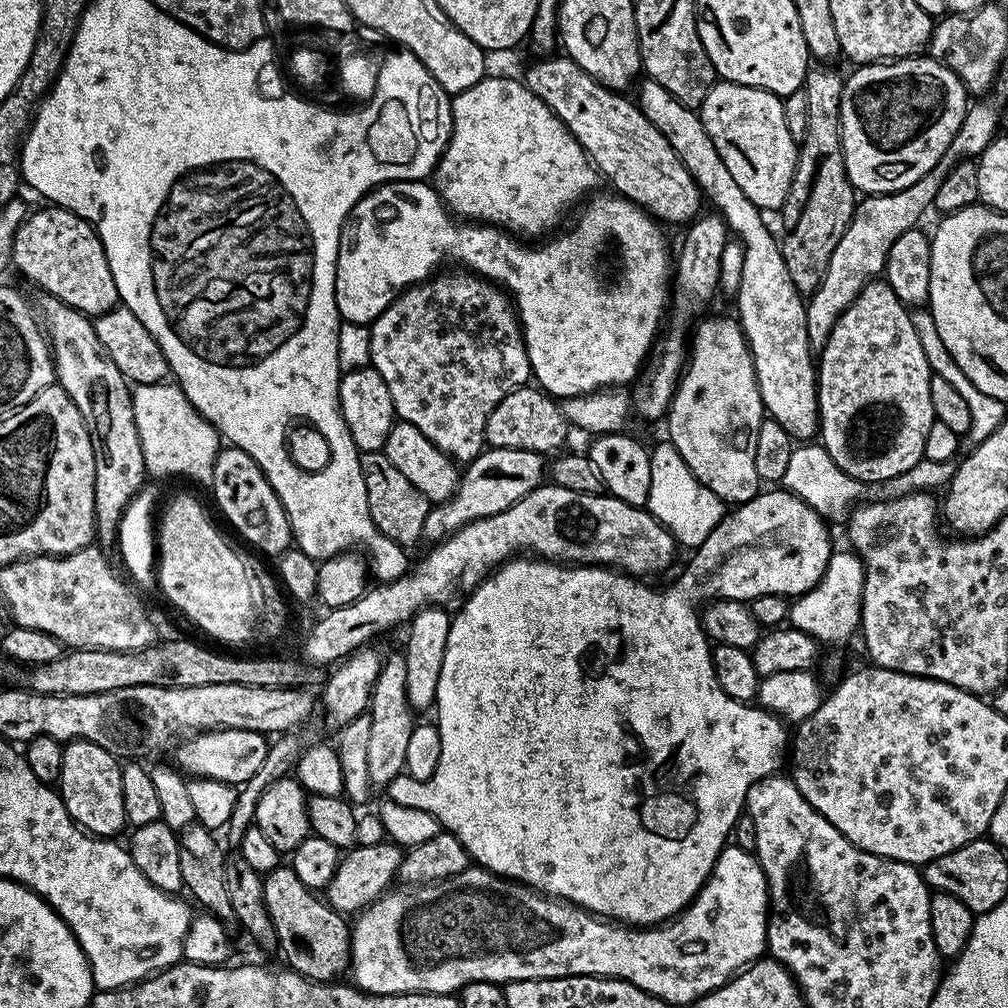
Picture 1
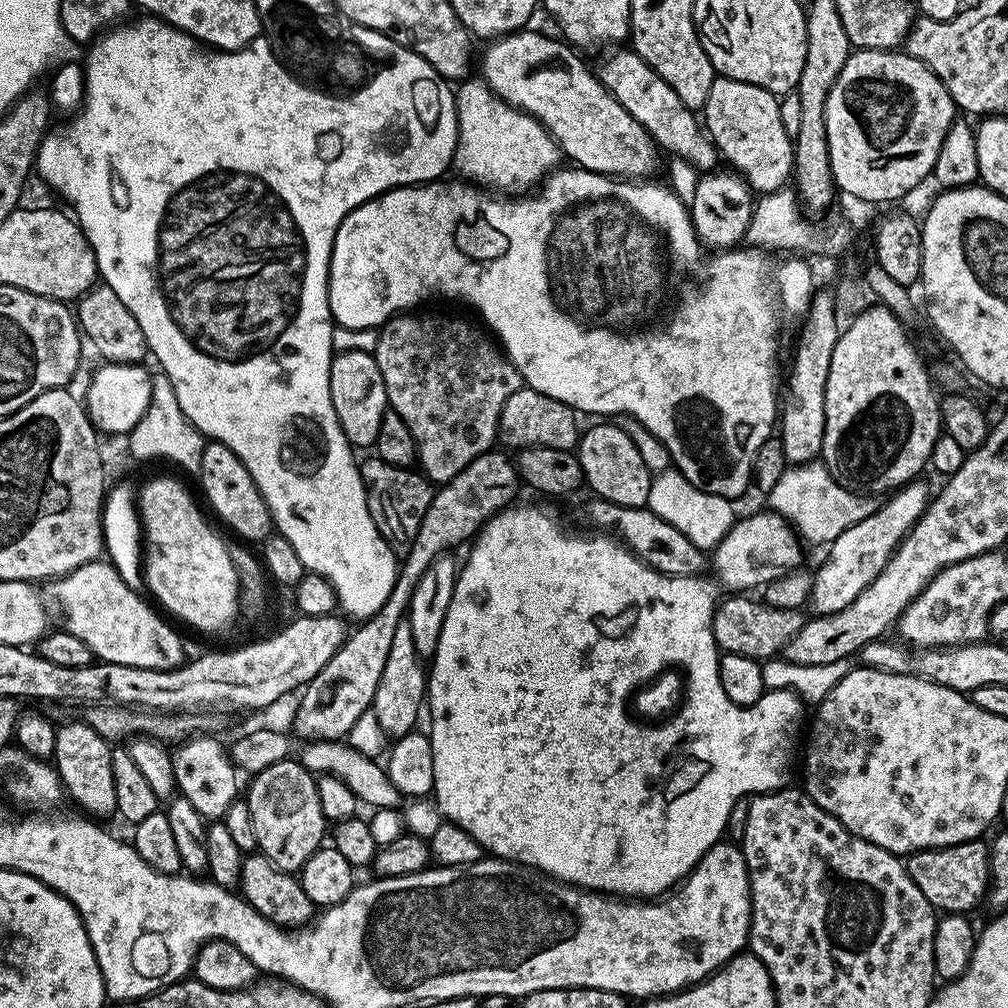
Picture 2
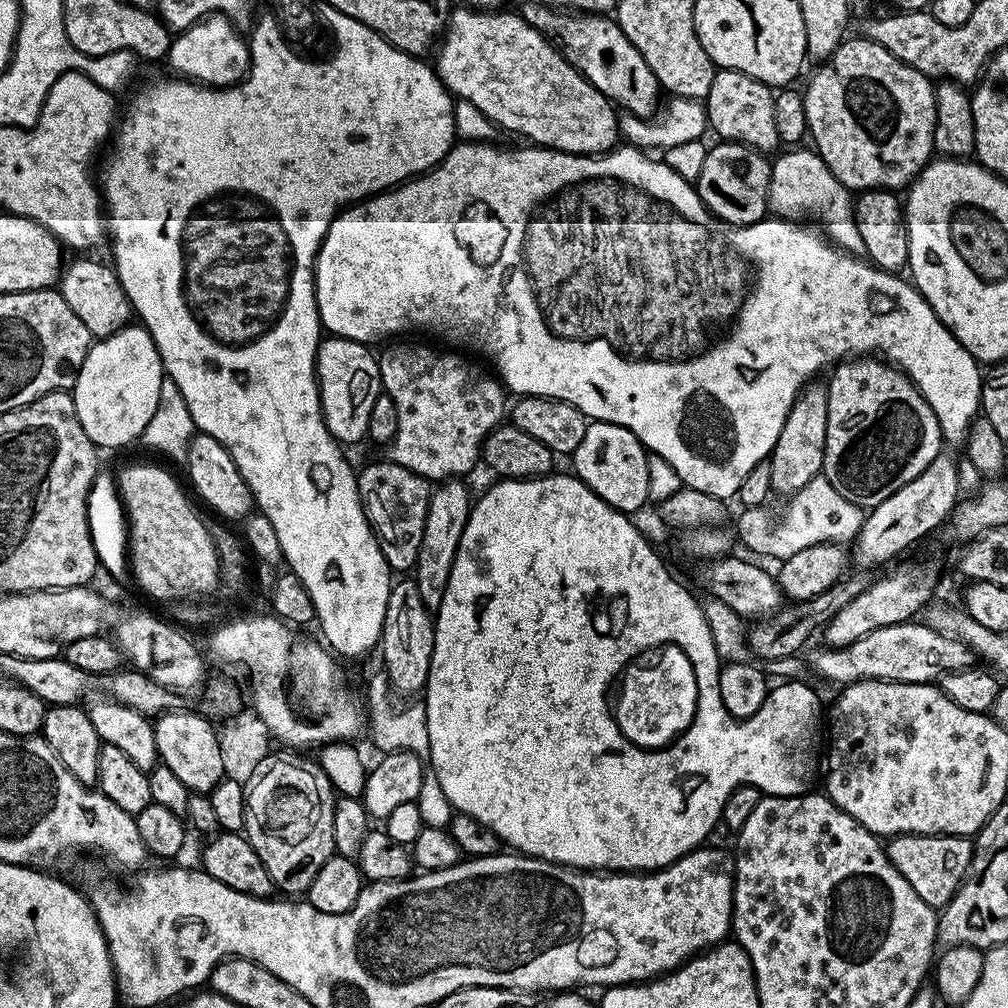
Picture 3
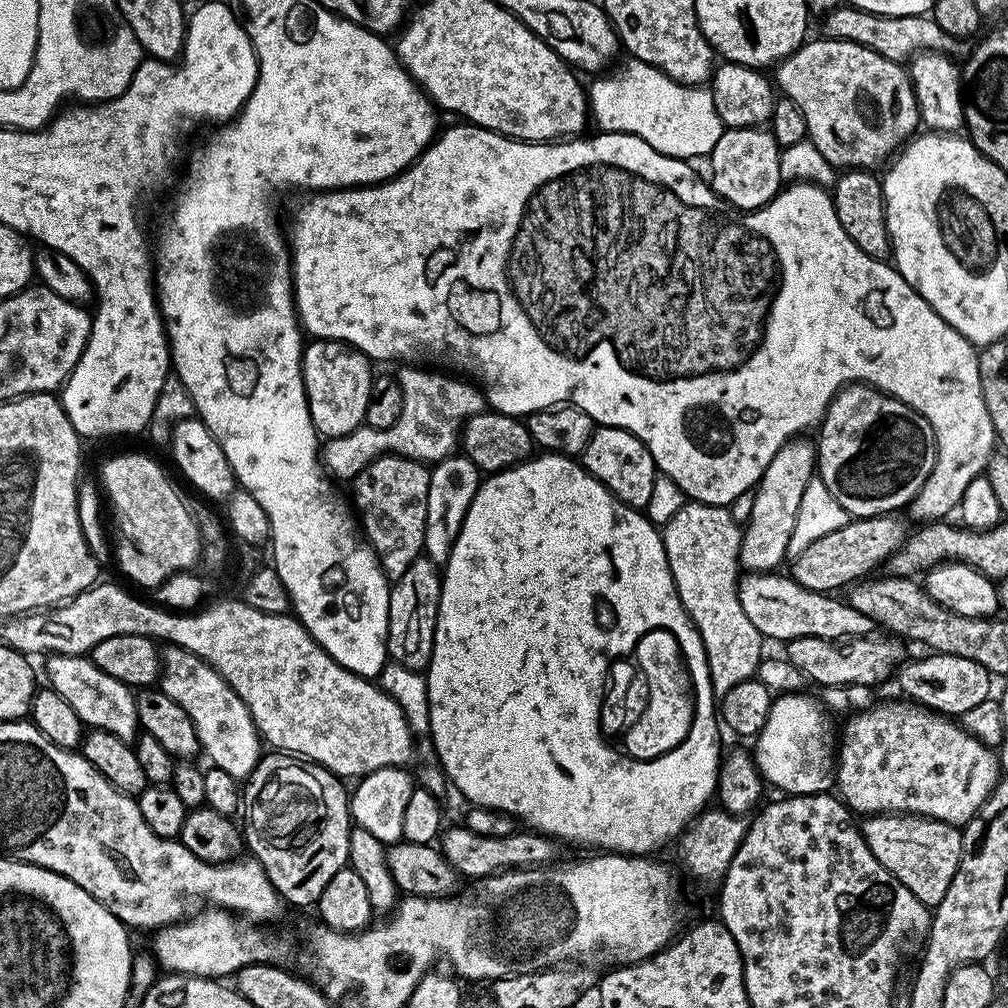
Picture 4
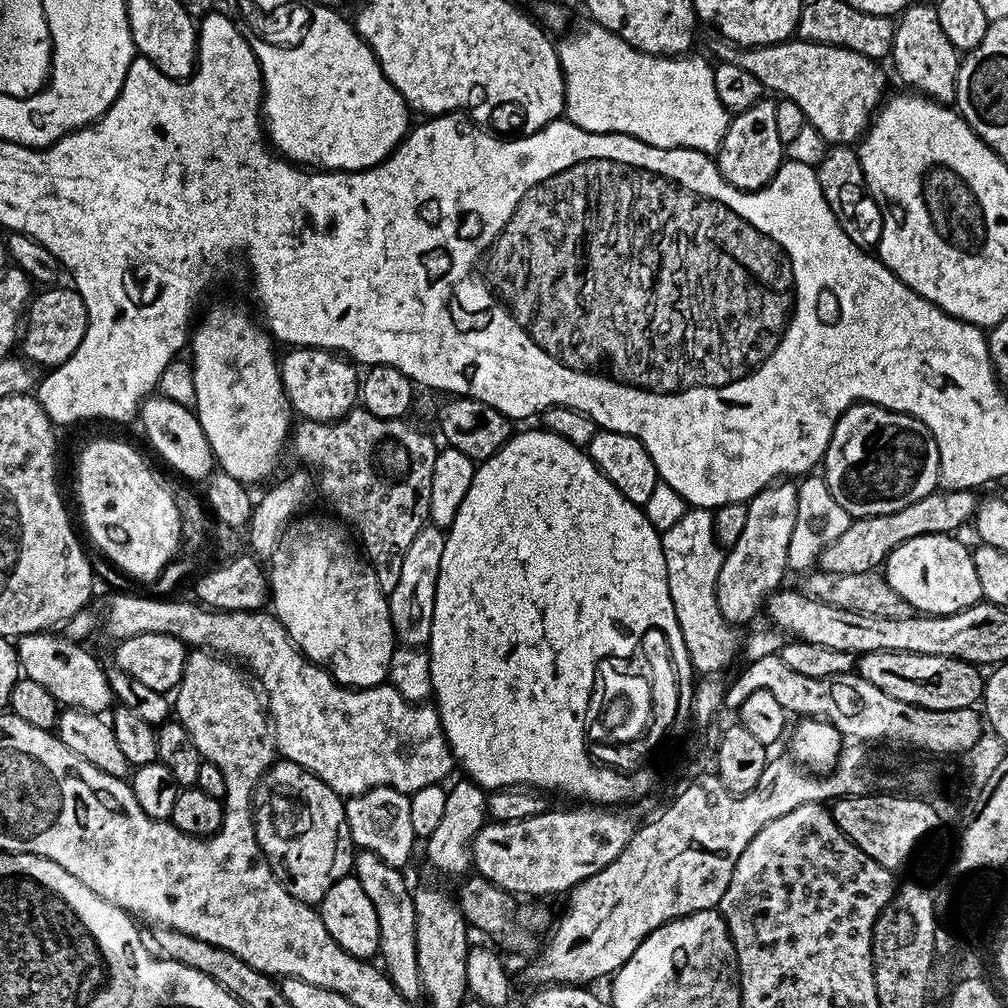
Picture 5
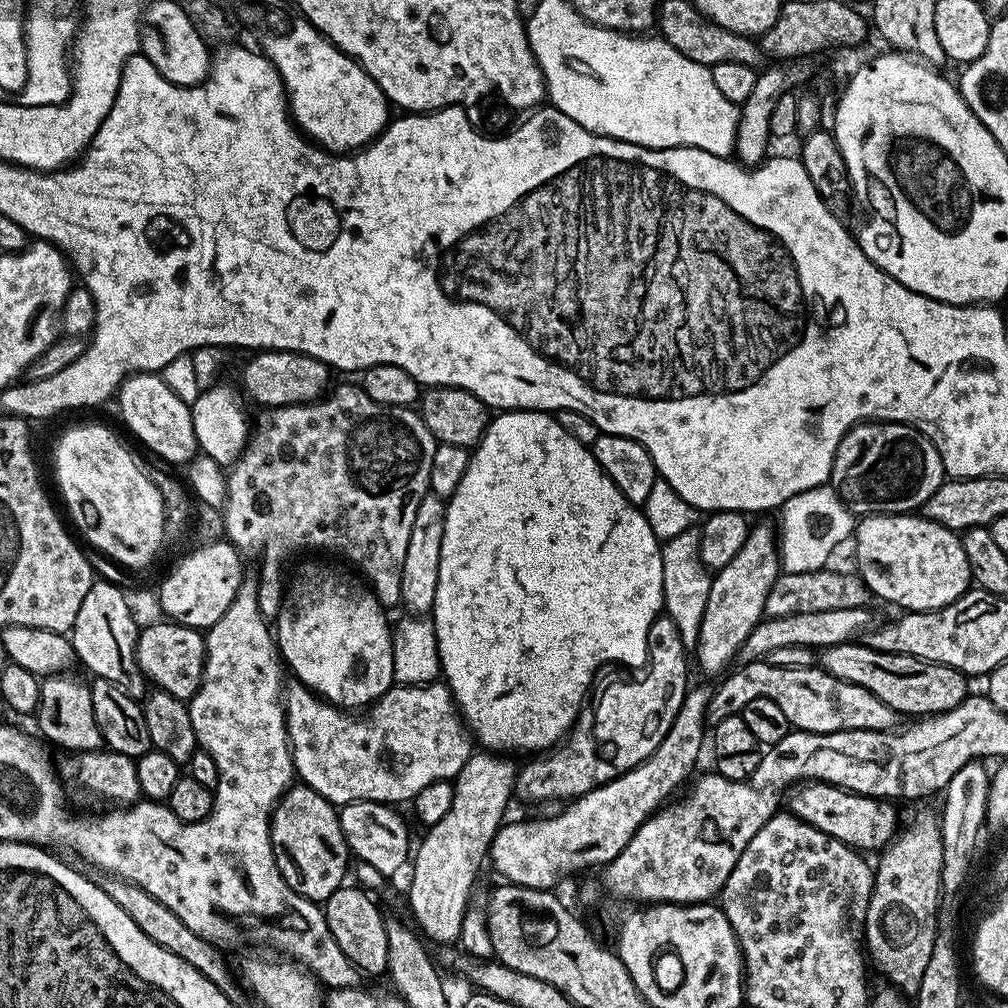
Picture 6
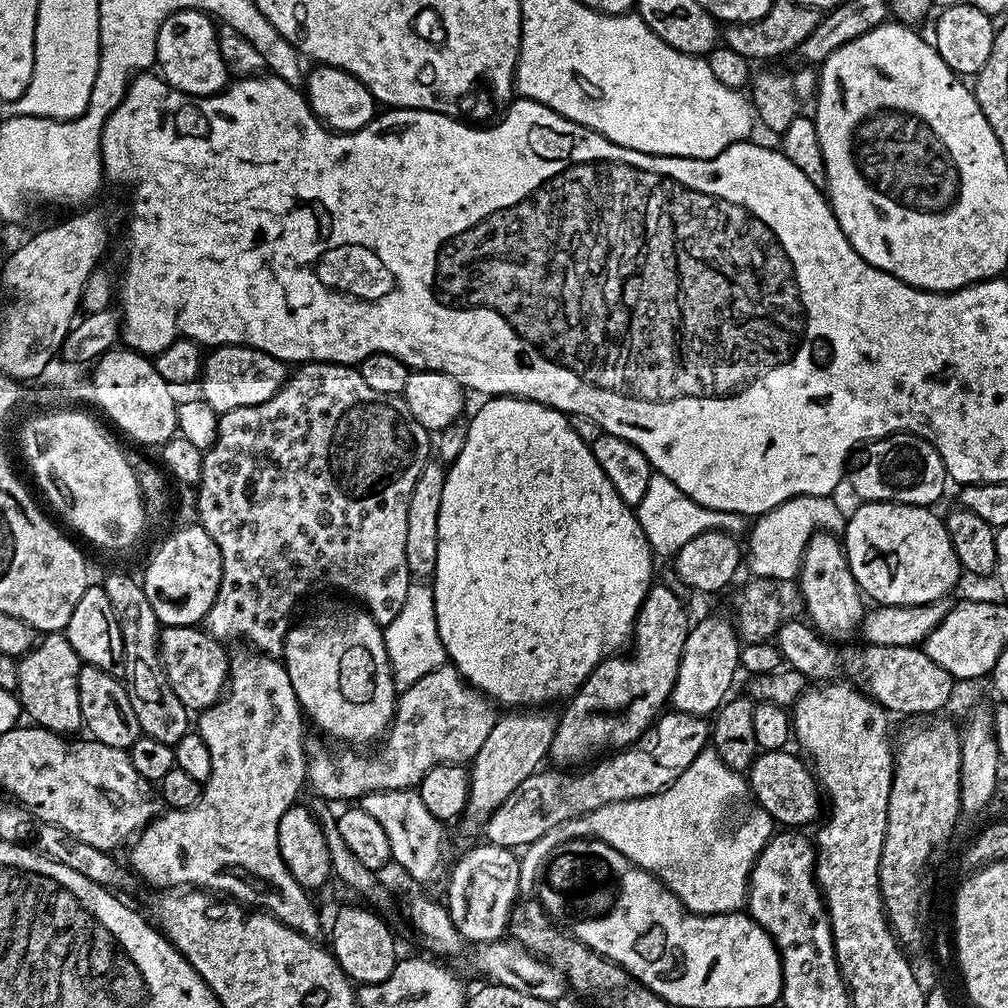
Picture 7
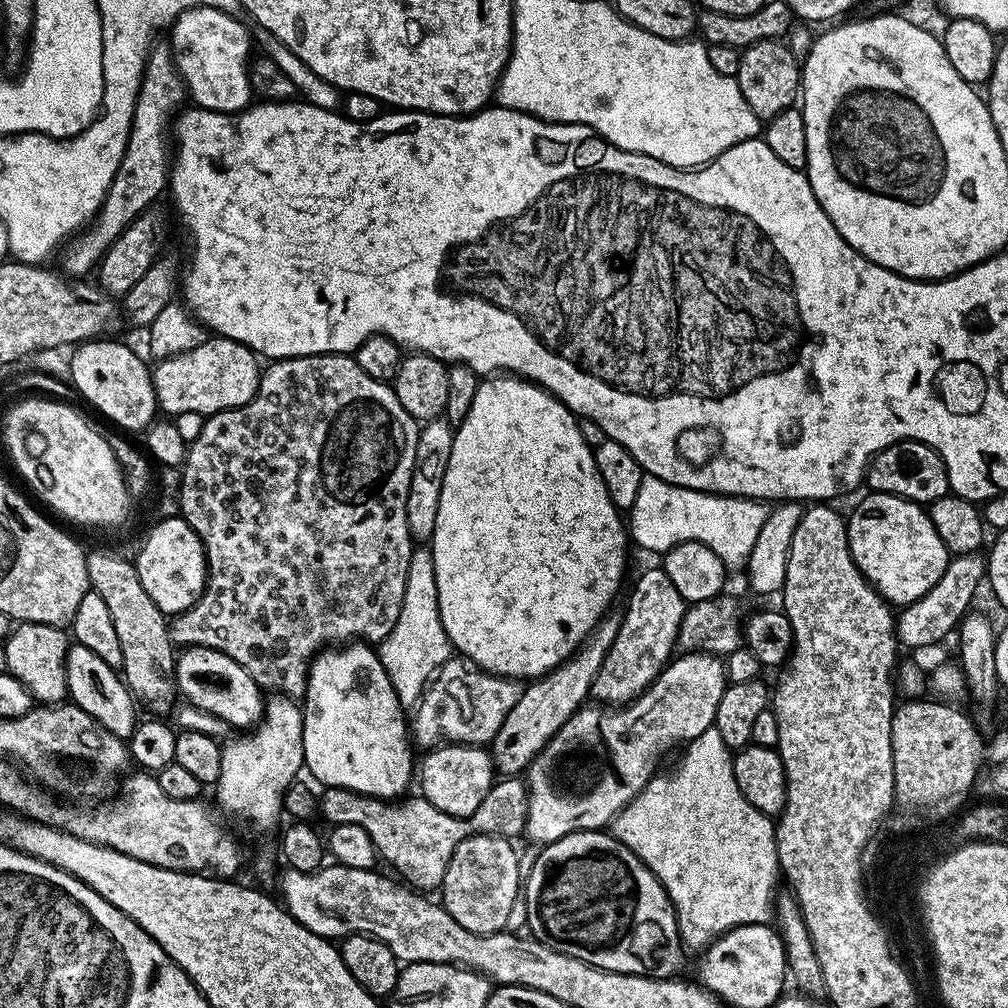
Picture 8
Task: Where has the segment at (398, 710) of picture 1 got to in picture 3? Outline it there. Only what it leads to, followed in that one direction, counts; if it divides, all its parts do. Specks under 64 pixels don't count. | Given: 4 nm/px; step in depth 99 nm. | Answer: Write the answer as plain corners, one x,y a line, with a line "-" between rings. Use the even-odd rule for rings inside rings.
400,578
392,585
388,596
384,630
380,633
378,652
384,655
383,675
387,676
393,693
404,696
423,693
428,686
430,662
434,654
434,634
436,626
433,613
422,602
415,579
-
408,579
408,580
404,580

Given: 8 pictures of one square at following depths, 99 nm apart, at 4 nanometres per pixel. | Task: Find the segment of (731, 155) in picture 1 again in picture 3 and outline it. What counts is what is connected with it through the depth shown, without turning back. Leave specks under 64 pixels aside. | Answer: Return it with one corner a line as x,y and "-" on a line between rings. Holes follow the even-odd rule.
729,68
719,69
714,82
710,82
706,111
708,128
716,131
721,141
747,144
748,147
765,154
771,153
771,148
780,144
778,130
774,130
773,89
746,74

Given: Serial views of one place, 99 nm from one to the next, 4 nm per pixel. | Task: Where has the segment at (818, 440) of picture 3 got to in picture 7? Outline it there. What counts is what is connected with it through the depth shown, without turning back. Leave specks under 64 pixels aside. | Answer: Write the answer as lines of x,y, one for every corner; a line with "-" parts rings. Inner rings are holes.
708,616
697,624
695,621
689,627
686,646
682,650
682,662
678,666
678,676
674,682
671,707
678,712
711,717
716,709
729,699
733,691
731,688
736,680
736,672
741,671
741,647
742,641
737,636
731,619
723,620
720,616

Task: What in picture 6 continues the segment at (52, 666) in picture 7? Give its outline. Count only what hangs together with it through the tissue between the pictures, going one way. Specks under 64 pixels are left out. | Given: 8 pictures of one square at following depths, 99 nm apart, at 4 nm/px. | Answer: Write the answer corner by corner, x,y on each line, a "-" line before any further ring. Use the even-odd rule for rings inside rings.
57,674
41,679
40,697
34,713
35,720
40,727
39,735
49,745
57,744
60,748
69,748
69,753
99,752
104,744
100,727
94,718
92,689
87,683
75,680
72,674

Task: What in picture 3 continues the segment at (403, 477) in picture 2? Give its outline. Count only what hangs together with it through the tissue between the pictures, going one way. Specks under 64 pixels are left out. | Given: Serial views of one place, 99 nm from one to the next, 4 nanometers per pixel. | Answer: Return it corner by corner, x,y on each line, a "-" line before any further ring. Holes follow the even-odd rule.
387,458
381,460
381,464
368,464
359,469
360,501
364,503
364,513
376,533
376,541
380,543
389,569
393,573
404,574
407,568
409,571
416,567
428,503
434,488
424,477
414,474
414,470
406,470
406,466
398,466

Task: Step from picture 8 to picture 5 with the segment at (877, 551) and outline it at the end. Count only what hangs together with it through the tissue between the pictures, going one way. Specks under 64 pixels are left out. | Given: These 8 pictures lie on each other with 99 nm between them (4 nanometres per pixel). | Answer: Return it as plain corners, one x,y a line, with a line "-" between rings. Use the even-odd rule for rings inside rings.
922,534
918,538
910,538
910,542
902,542
902,546
895,548
884,561
884,577
917,613
925,616
949,616
981,603
982,582
978,582
978,570
974,566
972,548
956,539
960,538
952,534

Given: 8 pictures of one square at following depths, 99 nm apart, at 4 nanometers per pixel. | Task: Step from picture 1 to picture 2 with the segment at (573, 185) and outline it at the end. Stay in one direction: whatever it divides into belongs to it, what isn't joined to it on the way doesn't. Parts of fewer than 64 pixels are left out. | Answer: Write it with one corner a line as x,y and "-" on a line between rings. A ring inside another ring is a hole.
465,79
454,92
455,175
473,186
496,194
524,194
535,189
545,177
557,171
561,163
559,160
562,160
562,153
555,138
542,127
536,117
499,100
483,79
472,79

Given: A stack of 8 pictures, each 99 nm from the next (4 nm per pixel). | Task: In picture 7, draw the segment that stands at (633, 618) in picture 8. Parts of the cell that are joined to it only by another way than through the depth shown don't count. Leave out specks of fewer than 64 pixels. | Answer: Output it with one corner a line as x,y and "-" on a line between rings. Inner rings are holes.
660,582
653,583
649,588
644,601
642,602
638,614
636,615
636,625
632,628
630,637
630,648
632,644
632,656
624,656
625,654
613,654
607,660
601,660
599,666
593,670
586,678
586,682
582,682
582,686
575,692
574,695
563,705
564,713
559,713
556,722
556,733
554,734
554,742
550,742
550,750
548,756
553,760
553,765
566,766
562,764
580,764
587,756
592,756
596,752
596,748
608,748
607,750
623,750
629,746
635,745
642,736
651,729
655,719
661,712
665,711
666,705
672,699
672,691
674,690
674,682
678,676
678,666
682,662
682,650
686,646
686,638
690,627
690,619
688,620
688,612
684,609
682,601
676,597
675,592
667,588
666,585

